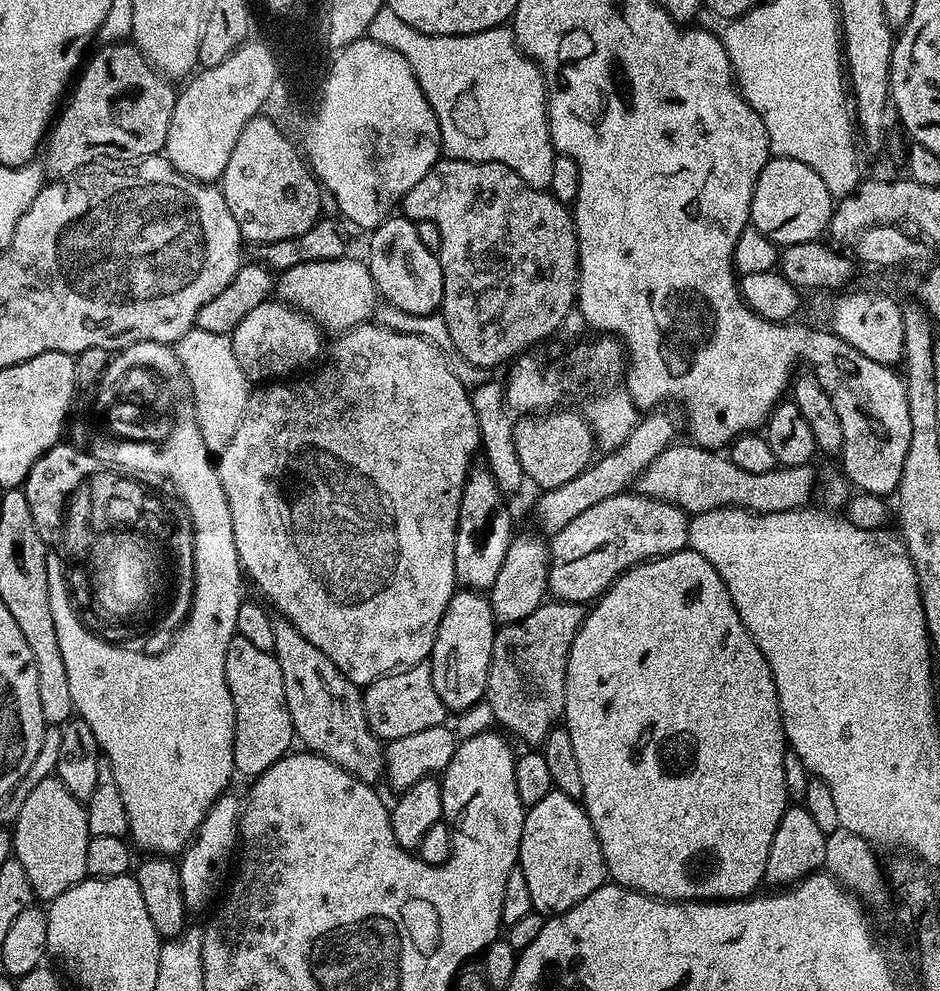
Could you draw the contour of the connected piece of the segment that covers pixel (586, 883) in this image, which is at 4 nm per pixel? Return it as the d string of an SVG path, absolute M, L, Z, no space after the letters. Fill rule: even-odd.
M555 790L525 811L518 866L526 874L533 909L543 914L570 910L609 879L588 811L580 800Z

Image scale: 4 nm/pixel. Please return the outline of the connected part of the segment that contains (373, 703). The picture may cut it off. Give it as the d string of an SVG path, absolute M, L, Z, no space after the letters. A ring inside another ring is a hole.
M431 663L413 664L411 668L402 668L388 673L387 676L378 678L373 684L367 685L363 689L364 710L366 712L366 722L370 726L377 738L382 742L393 740L394 738L406 738L406 734L418 734L418 730L430 730L430 726L444 724L449 719L448 707L438 698L438 692L434 690L432 681Z

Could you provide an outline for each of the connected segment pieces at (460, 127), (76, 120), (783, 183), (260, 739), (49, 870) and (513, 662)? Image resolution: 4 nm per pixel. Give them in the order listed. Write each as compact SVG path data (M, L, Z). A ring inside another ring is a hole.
M380 8L370 21L367 39L390 46L410 62L422 94L430 102L440 127L440 147L453 160L485 160L510 166L532 188L547 189L554 149L548 133L548 92L540 68L516 45L511 27L501 26L465 36L427 36L406 26L394 10Z
M108 42L105 44L108 44L105 48L100 48L93 56L91 53L87 57L75 81L76 89L74 84L71 89L72 97L70 97L71 92L67 97L68 105L66 100L46 137L46 147L42 152L42 167L52 180L67 180L68 177L75 176L77 172L100 161L135 162L144 160L147 156L163 153L166 130L170 130L170 114L174 114L177 89L148 63L135 43Z
M777 156L764 165L754 186L750 224L762 230L777 246L819 241L832 220L833 207L834 198L826 190L826 182L810 166Z
M236 635L230 646L226 646L224 669L236 711L234 766L239 775L255 778L288 755L294 744L292 719L286 706L286 686L282 686L282 666L278 666L271 652L258 650L258 646Z
M53 774L26 794L26 802L18 805L18 812L16 828L11 829L14 858L22 862L22 870L26 870L26 878L30 878L33 897L44 900L40 902L54 901L88 876L86 846L90 837L85 801L74 798Z
M565 600L545 602L538 606L538 610L534 610L534 614L526 614L526 618L496 629L494 650L490 654L486 704L492 707L497 722L501 724L499 727L509 728L518 739L528 743L525 745L543 745L550 730L561 723L564 714L564 671L568 665L570 646L582 626L585 615L586 608L582 604Z

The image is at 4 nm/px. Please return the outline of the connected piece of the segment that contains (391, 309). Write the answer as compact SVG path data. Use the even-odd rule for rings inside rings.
M352 259L302 262L302 266L290 266L290 270L279 273L274 284L275 295L288 307L305 312L315 324L320 325L325 333L349 332L351 328L377 320L384 327L395 332L420 336L426 342L438 346L438 350L444 353L450 370L454 370L454 378L458 378L458 382L462 382L464 388L475 390L487 382L490 376L489 369L474 366L474 362L466 362L466 358L458 354L454 341L450 338L450 330L446 330L443 316L406 314L406 310L398 310L398 306L385 302L376 288L367 263L363 259Z

